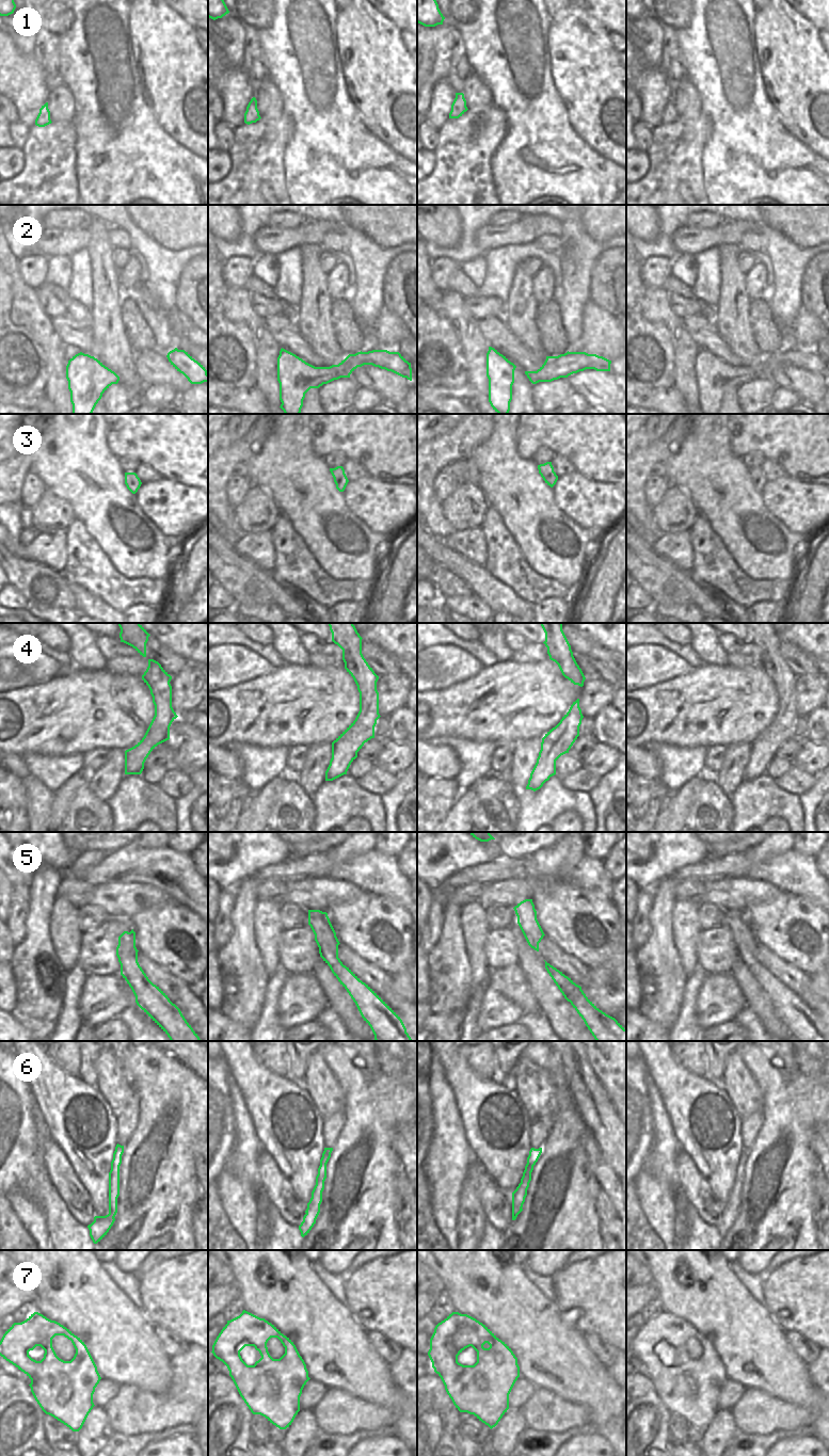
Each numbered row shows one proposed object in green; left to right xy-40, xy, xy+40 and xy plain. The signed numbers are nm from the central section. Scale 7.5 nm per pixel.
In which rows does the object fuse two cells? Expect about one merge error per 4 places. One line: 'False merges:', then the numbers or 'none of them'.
False merges: 6

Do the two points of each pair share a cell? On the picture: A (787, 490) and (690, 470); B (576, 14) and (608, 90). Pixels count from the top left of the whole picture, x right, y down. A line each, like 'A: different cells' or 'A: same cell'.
A: different cells
B: same cell

